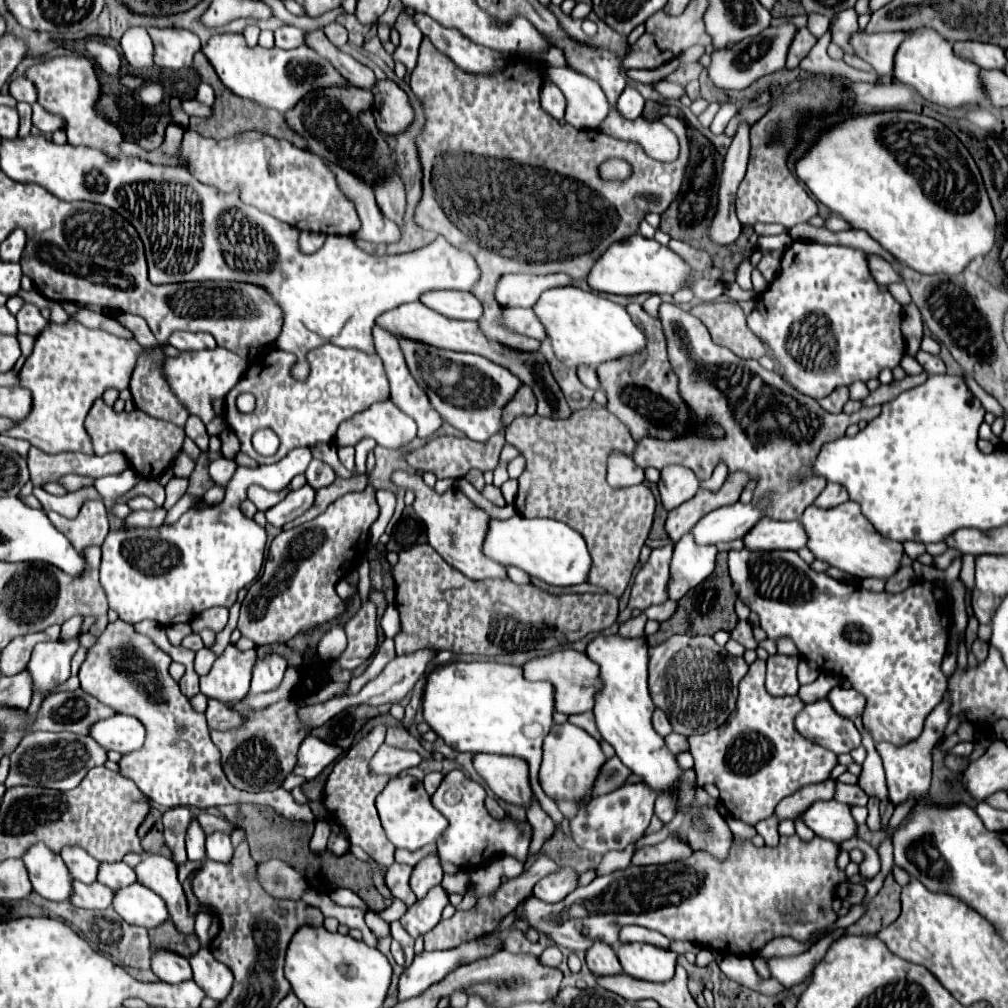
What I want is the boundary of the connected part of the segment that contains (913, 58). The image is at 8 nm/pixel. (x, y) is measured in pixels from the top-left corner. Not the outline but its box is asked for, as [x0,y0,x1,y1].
[895,29,989,109]

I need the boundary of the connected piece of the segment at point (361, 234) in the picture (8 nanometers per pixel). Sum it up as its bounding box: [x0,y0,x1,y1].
[329,165,401,245]

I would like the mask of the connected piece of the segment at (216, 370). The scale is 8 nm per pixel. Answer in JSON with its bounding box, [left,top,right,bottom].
[161,347,247,425]

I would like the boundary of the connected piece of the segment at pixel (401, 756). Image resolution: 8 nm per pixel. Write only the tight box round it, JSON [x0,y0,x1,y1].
[369,743,423,775]

